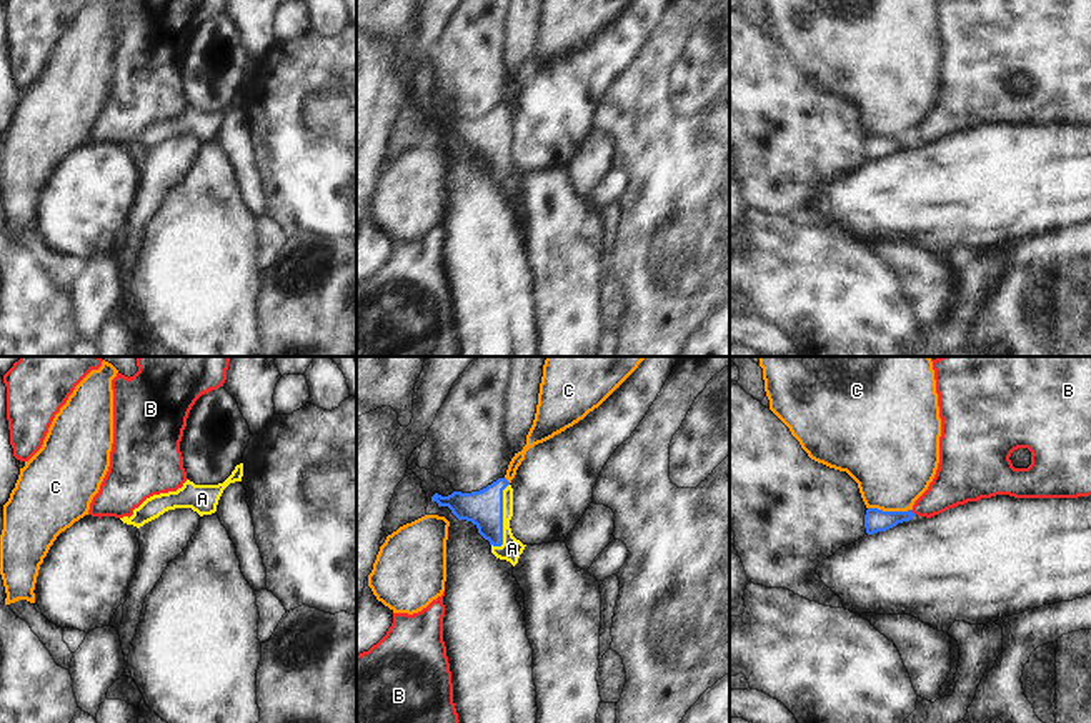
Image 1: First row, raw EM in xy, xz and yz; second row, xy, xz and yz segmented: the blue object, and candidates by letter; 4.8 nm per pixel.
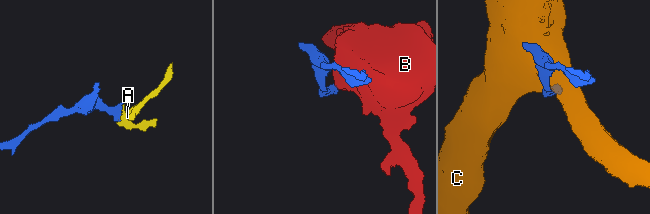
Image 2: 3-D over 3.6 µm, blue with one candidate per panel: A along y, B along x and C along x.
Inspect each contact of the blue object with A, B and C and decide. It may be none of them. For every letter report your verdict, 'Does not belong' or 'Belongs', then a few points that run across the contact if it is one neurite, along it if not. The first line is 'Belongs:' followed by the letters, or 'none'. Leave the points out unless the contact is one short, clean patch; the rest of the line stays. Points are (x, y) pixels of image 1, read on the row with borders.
Belongs: A
A: Belongs. Line: xz (483, 508), (502, 518), (502, 538), (512, 548)
B: Does not belong. Line: yz (910, 510), (915, 513)
C: Does not belong

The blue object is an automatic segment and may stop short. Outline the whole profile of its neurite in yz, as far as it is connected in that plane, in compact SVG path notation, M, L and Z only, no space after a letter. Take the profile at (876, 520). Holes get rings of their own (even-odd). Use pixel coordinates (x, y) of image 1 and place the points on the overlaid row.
M868 508L864 515L864 528L868 535L886 531L898 523L909 521L914 516L911 510L908 511L883 511L878 508Z

